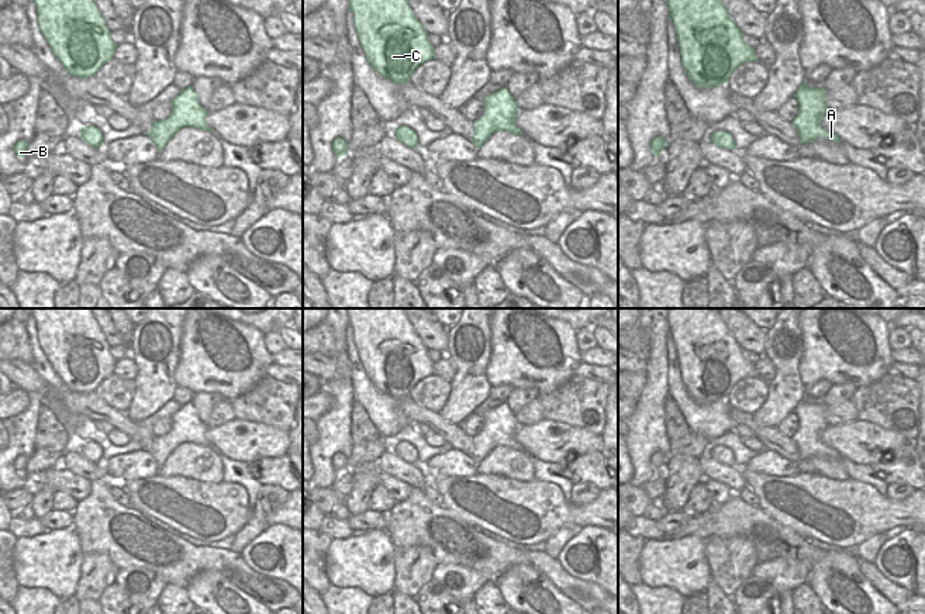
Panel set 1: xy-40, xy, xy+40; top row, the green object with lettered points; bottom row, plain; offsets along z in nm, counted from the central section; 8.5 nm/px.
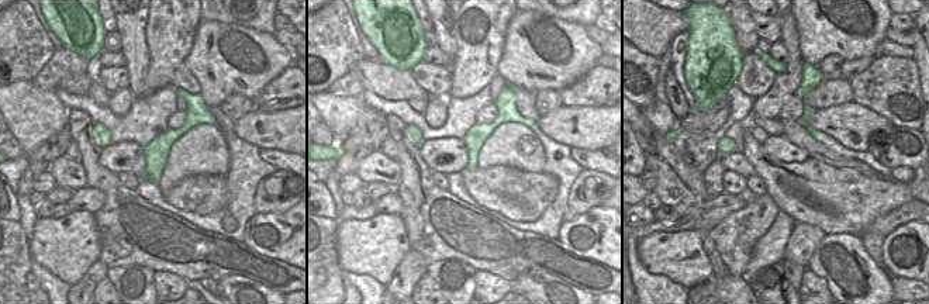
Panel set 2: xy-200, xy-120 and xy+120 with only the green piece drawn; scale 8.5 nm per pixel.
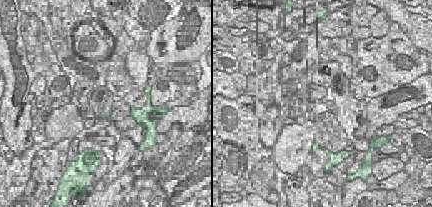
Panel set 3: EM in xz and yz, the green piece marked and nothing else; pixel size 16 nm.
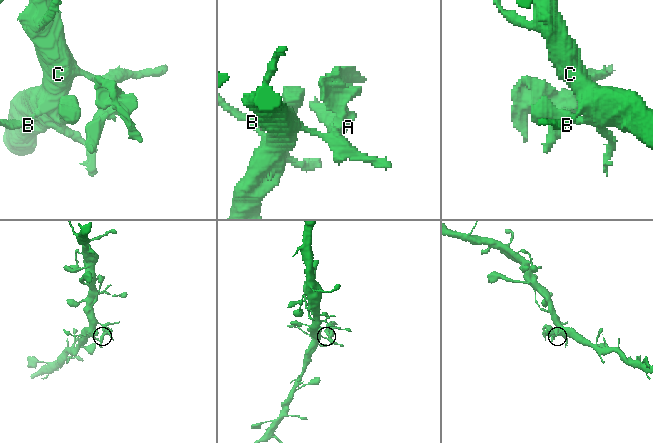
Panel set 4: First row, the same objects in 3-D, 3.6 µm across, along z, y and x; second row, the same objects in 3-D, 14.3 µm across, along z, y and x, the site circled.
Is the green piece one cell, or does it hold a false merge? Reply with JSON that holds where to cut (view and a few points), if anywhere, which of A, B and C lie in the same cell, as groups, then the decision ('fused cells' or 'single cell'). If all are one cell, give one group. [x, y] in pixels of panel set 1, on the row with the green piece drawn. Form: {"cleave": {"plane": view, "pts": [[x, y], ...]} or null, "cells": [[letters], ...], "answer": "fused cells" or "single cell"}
{"cleave": {"plane": "xy+40", "pts": [[808, 88], [797, 100]]}, "cells": [["A"], ["B", "C"]], "answer": "fused cells"}

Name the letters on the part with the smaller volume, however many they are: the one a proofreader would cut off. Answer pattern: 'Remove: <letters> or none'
Remove: A

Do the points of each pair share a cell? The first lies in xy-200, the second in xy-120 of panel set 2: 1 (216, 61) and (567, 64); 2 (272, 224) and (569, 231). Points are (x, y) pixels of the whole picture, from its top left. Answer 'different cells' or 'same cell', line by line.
1: same cell
2: same cell

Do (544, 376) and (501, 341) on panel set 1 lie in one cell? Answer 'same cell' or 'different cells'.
same cell

